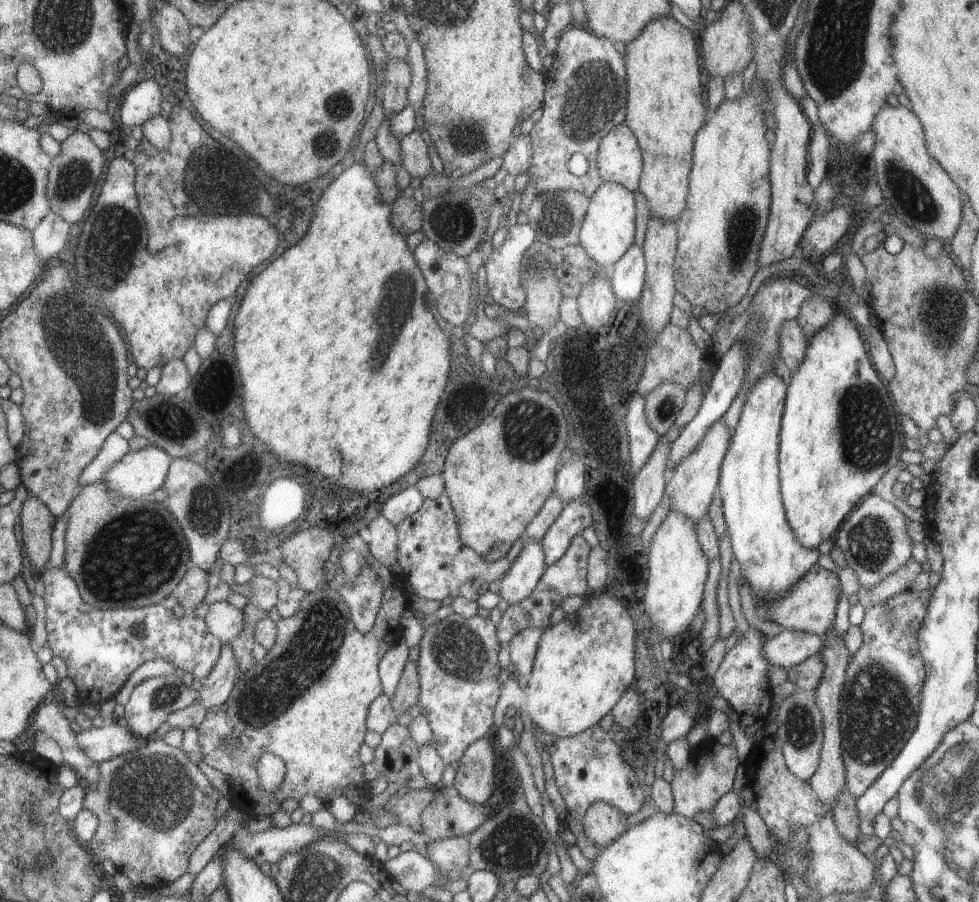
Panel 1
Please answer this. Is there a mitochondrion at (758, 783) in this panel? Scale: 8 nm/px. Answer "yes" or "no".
no

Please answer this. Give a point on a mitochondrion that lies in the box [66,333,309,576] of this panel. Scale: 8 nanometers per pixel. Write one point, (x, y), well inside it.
(163, 421)

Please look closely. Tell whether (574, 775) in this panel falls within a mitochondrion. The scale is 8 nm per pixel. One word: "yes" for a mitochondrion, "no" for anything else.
no

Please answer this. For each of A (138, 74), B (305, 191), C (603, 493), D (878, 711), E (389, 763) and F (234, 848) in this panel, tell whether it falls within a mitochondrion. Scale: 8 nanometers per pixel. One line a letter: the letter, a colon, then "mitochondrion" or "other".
A: other
B: other
C: other
D: mitochondrion
E: other
F: other

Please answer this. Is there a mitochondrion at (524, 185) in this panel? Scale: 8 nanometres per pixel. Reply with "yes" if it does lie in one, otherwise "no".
no

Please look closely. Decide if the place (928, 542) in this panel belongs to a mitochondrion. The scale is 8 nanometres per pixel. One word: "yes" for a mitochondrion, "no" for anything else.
no

